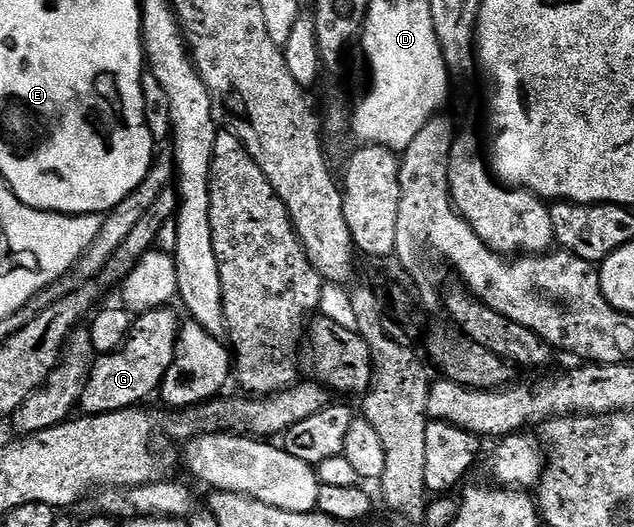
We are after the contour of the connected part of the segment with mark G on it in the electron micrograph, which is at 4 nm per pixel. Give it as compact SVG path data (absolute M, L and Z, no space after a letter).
M171 308L145 311L134 319L129 333L122 346L110 354L99 354L91 363L91 371L87 377L87 383L83 389L81 410L84 415L108 414L118 410L130 410L138 407L151 393L162 387L164 378L171 371L177 357L175 345L181 342L181 321Z

